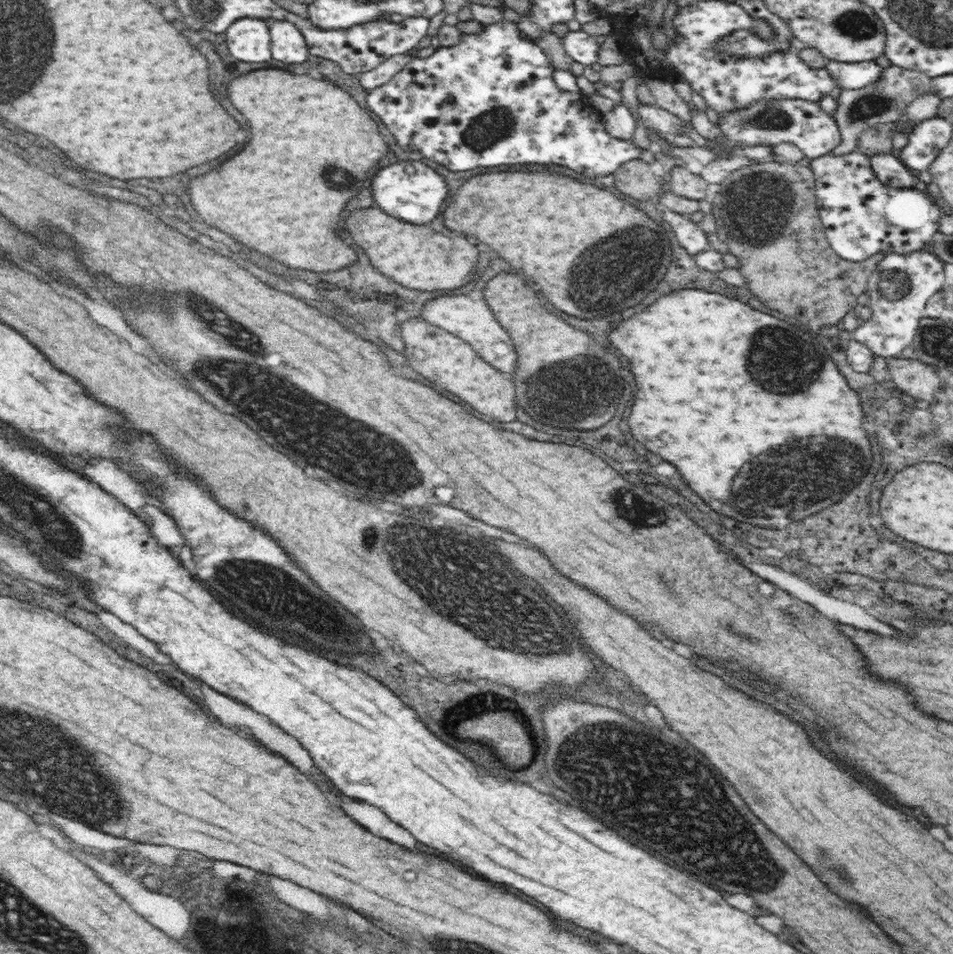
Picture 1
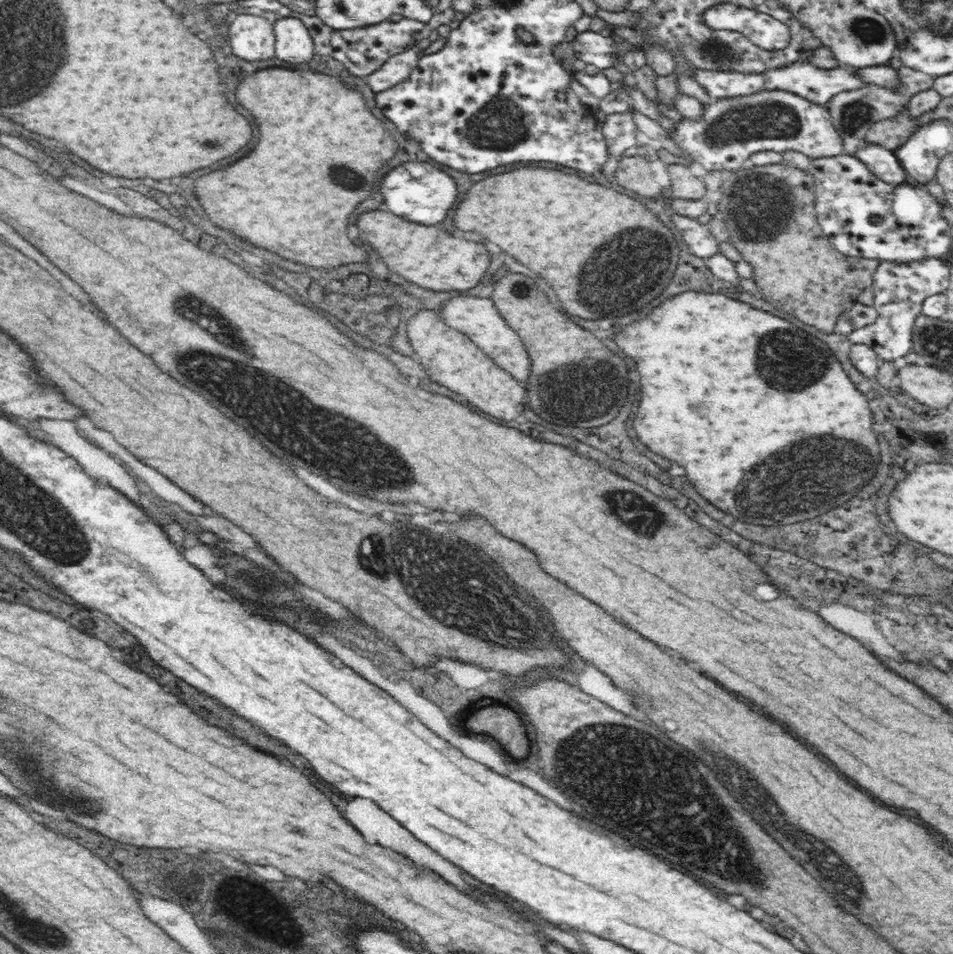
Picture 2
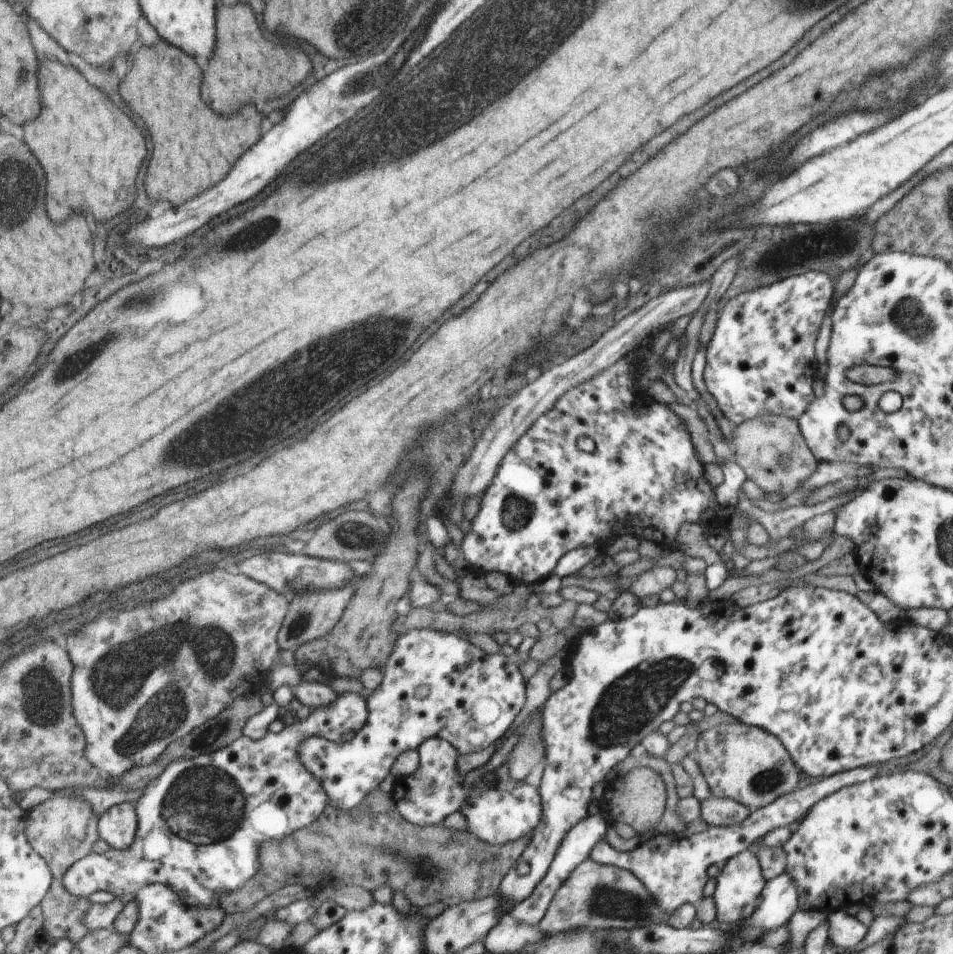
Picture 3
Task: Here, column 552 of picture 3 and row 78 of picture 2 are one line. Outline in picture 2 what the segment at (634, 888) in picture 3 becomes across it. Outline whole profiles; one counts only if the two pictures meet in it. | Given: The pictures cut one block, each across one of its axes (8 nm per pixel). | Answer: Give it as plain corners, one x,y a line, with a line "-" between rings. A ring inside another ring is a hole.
903,66
897,70
897,75
901,82
901,89
892,89
892,87
881,87
872,84
862,87
858,91
838,93
826,104
833,125
843,140
844,155
855,156
856,150
864,148
864,144
866,143
865,134
874,123
894,117
902,110
907,110
906,106
915,94
933,88
934,78
929,74

